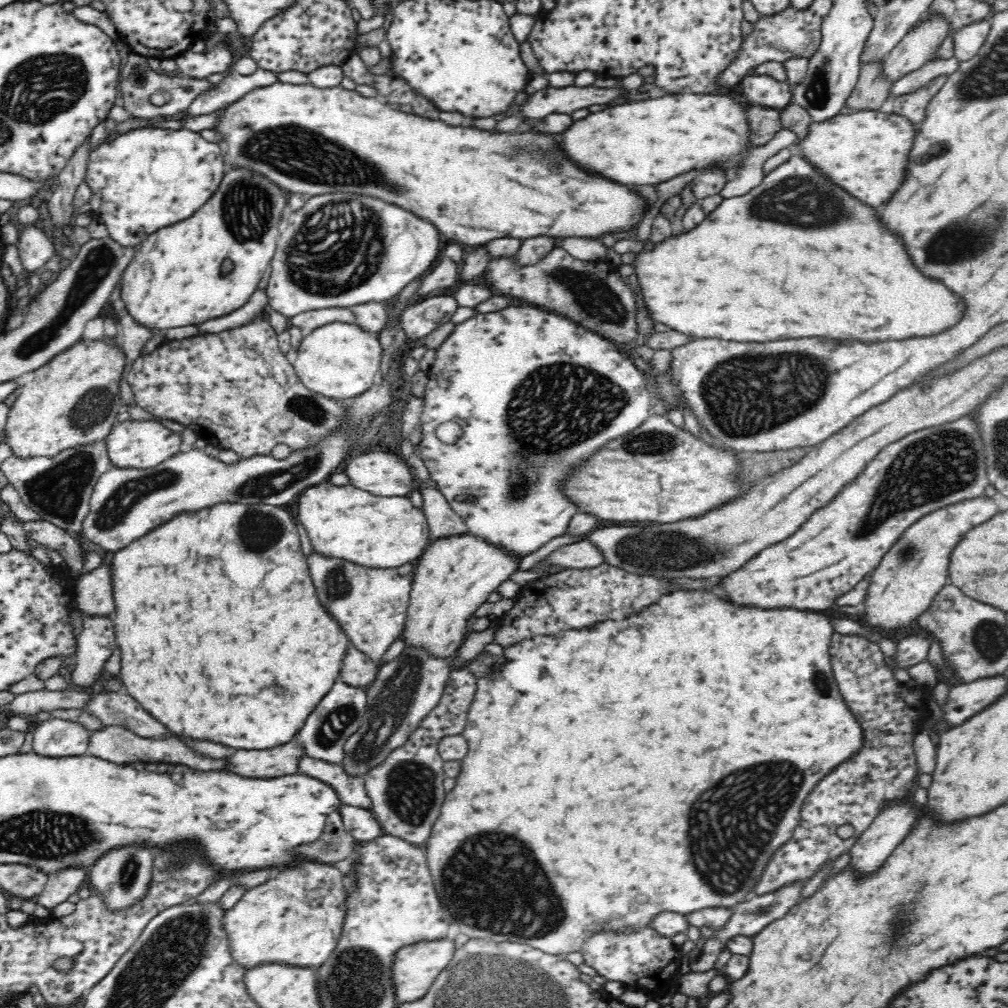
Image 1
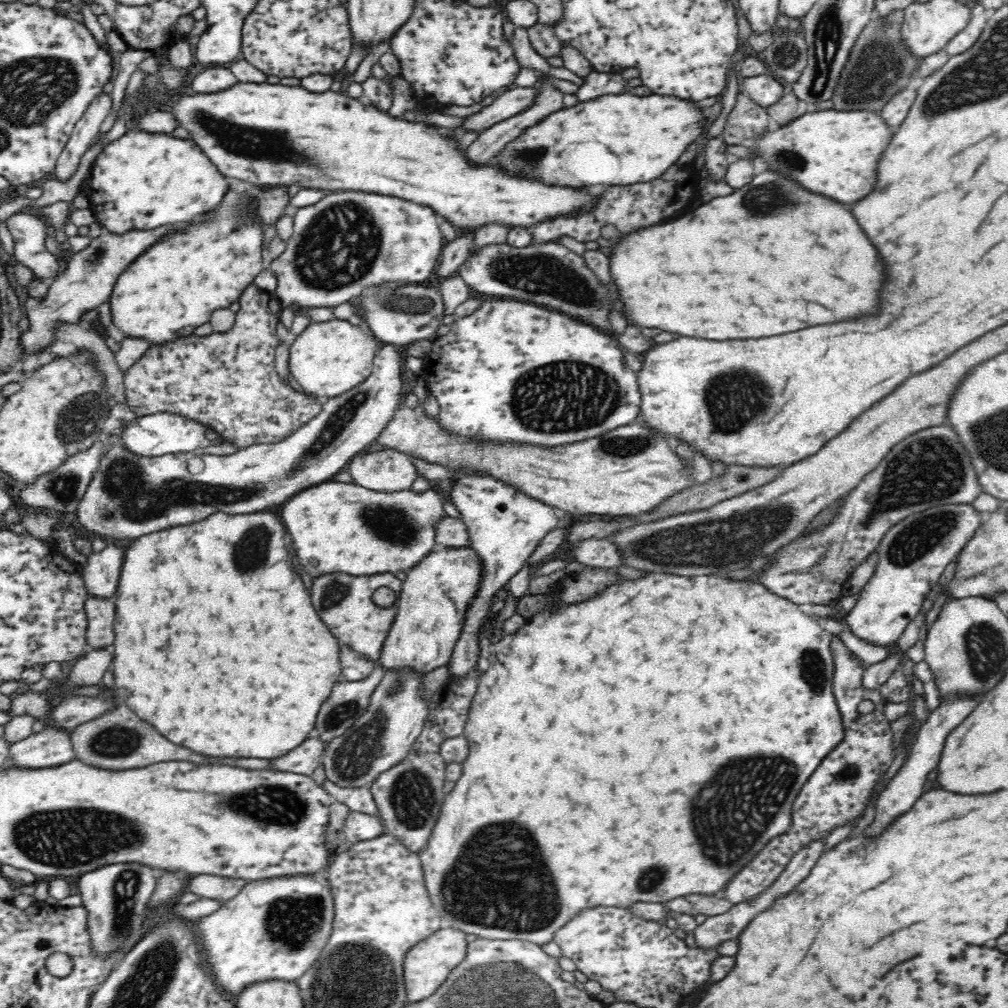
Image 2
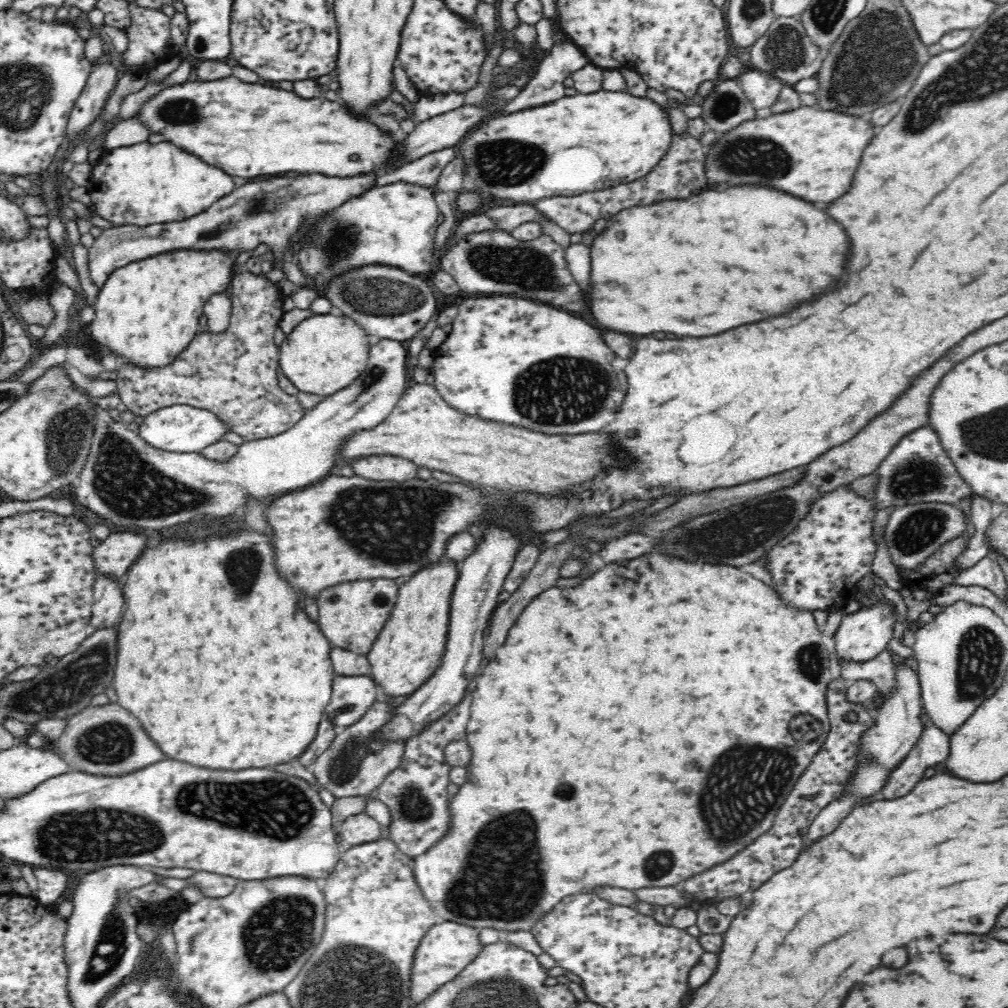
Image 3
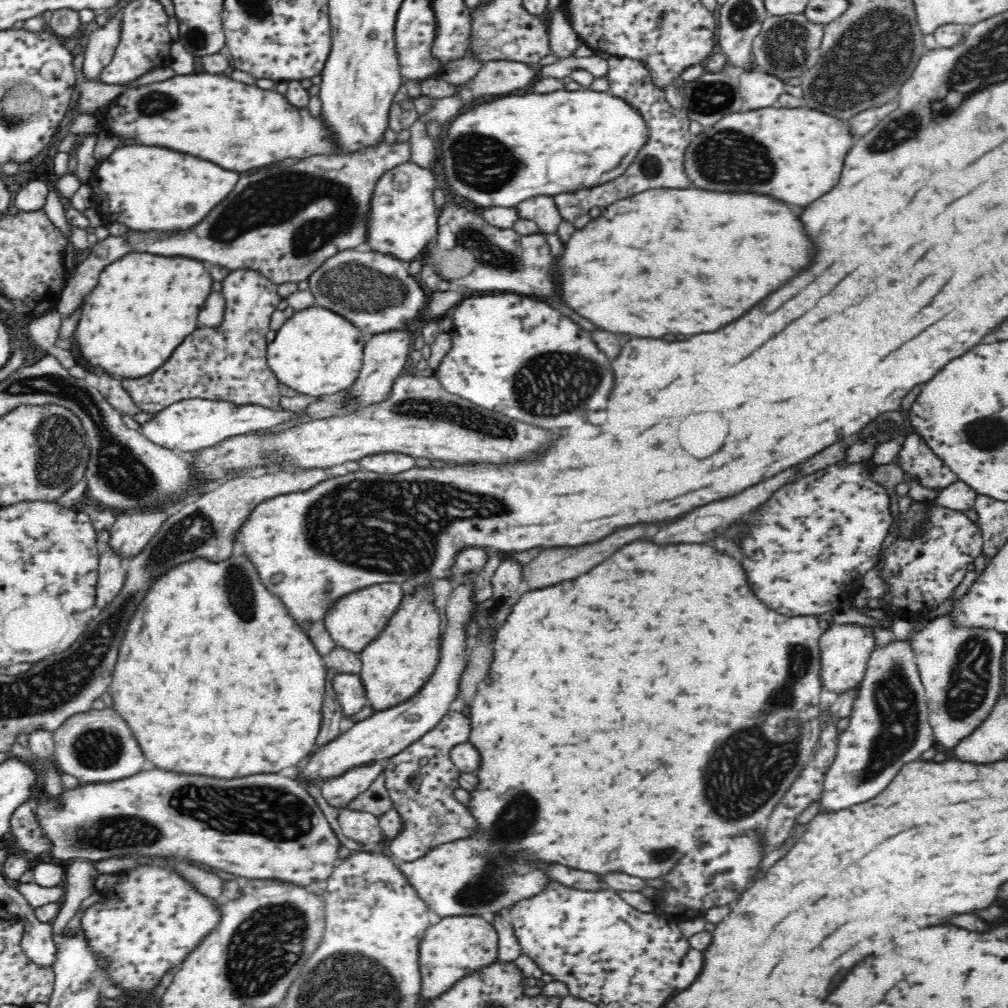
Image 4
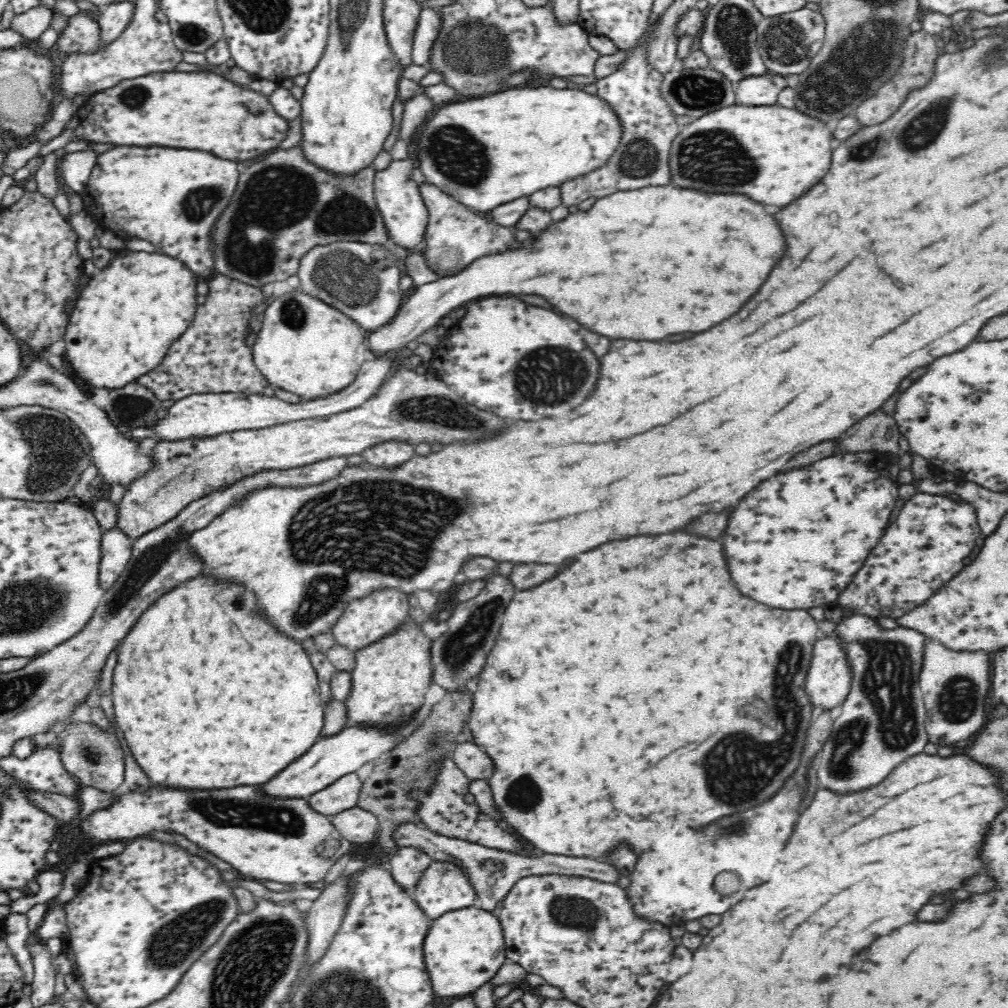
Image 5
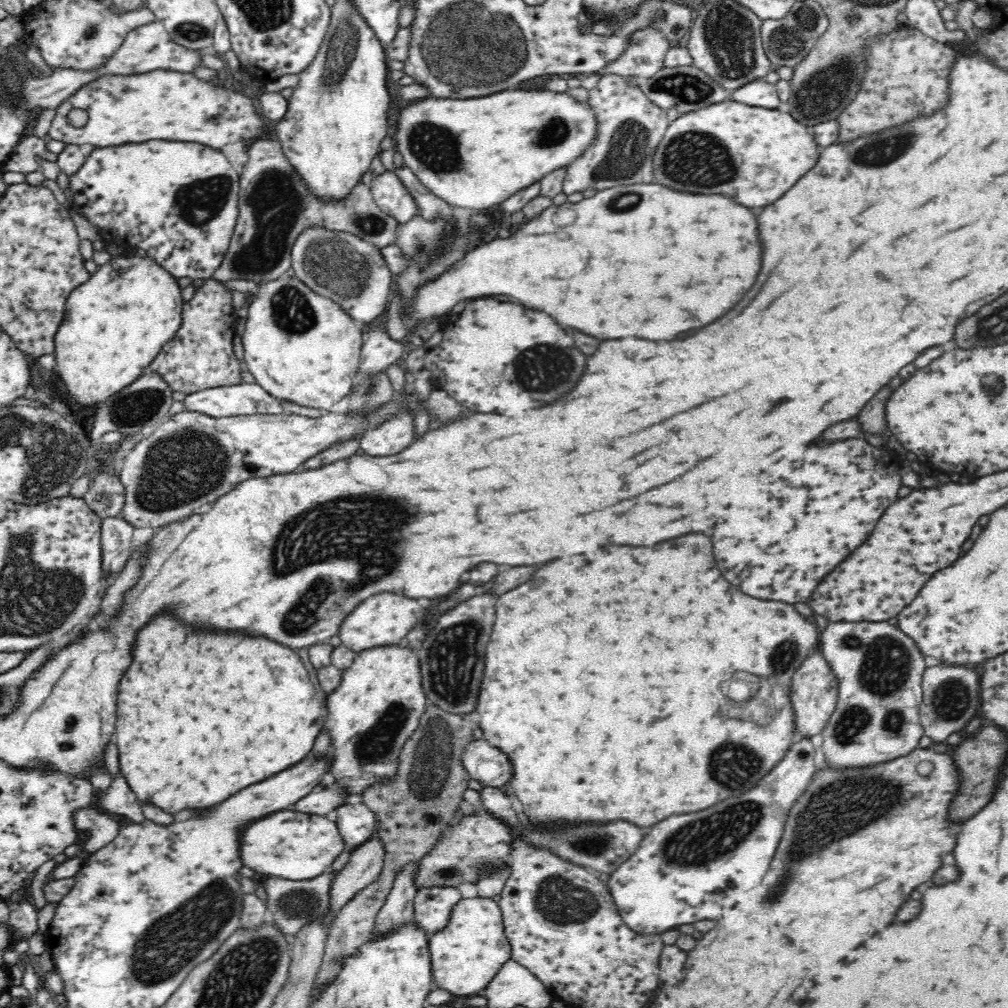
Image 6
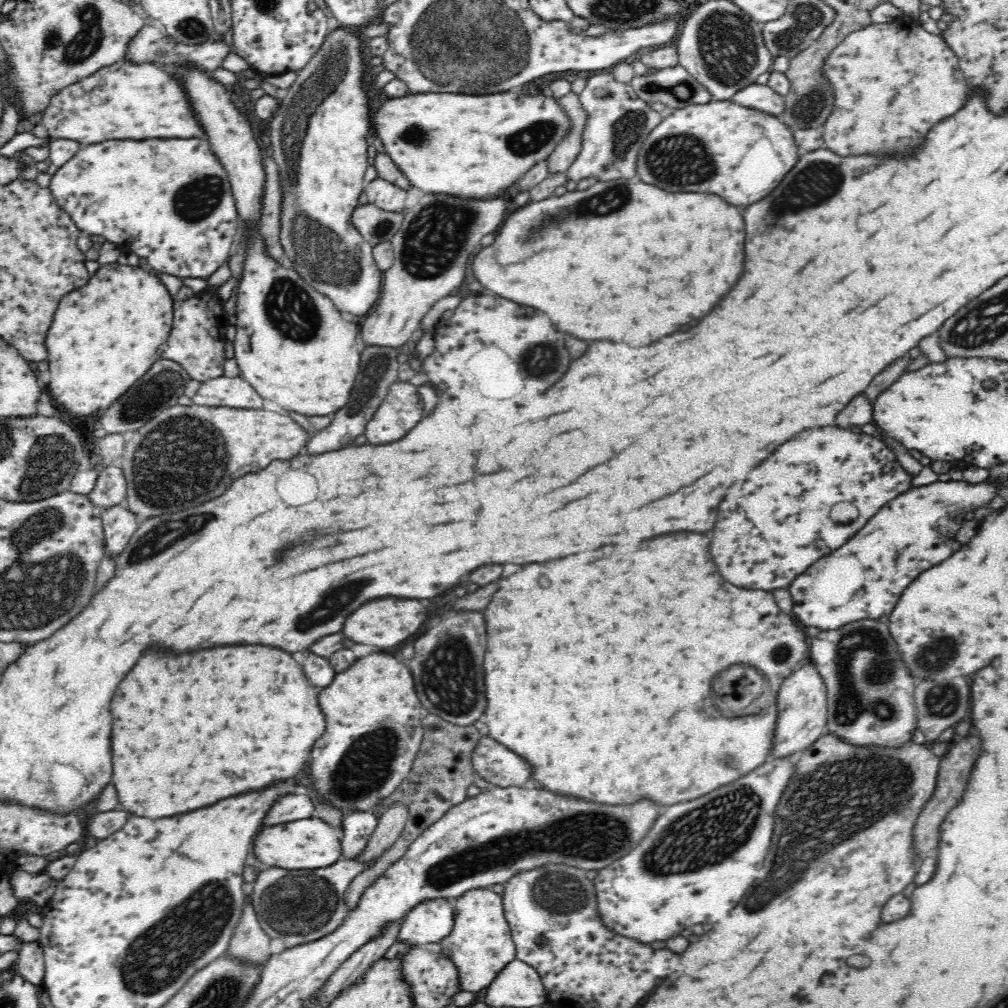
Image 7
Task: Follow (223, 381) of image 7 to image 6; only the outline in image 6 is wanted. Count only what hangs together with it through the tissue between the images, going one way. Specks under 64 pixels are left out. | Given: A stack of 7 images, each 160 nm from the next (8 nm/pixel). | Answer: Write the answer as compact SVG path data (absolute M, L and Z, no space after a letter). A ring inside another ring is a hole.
M242 383L223 387L207 388L187 394L182 400L184 411L198 412L214 418L244 415L277 415L282 413L280 400L268 394L260 385Z

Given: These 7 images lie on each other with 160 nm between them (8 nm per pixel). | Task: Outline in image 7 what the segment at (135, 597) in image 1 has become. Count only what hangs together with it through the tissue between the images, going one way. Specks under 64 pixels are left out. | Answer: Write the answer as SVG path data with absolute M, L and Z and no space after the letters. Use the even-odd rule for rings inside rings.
M222 646L222 648L208 648L208 650L196 650L196 652L184 652L184 654L172 654L166 652L164 648L160 650L150 650L142 654L142 660L134 666L130 676L122 680L120 690L114 694L112 700L112 782L118 790L120 804L124 810L128 810L134 816L146 816L146 818L166 818L174 814L184 814L192 812L198 808L204 808L208 804L214 804L218 800L244 794L250 790L260 790L266 788L274 782L288 780L292 778L298 770L304 768L304 762L310 758L314 742L322 736L326 722L322 716L322 710L318 706L318 692L320 688L312 686L306 676L302 666L284 650L280 648L270 648L270 646Z

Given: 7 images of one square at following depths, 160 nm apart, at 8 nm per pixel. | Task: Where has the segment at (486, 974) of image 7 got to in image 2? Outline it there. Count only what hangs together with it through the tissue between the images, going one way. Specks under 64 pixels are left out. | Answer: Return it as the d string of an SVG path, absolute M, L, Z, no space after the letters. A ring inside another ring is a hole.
M448 927L440 929L430 938L418 942L410 952L406 954L403 964L404 982L406 982L406 1000L415 1003L428 998L446 980L450 970L458 966L466 956L465 933L458 929Z

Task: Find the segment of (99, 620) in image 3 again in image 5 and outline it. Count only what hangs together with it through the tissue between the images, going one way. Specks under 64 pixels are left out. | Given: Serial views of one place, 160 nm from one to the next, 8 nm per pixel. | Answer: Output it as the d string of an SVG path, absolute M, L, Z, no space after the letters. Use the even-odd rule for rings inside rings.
M118 527L103 533L99 562L99 586L106 592L119 580L131 558L132 540Z

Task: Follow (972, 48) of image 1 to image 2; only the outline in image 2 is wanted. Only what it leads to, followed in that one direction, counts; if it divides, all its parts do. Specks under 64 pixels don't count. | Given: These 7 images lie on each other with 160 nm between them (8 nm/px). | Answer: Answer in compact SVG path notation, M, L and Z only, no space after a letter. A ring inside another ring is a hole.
M982 3L974 6L972 16L968 20L968 24L964 26L964 30L955 34L945 46L945 51L950 56L956 56L966 52L975 42L985 29L989 10L984 8Z

